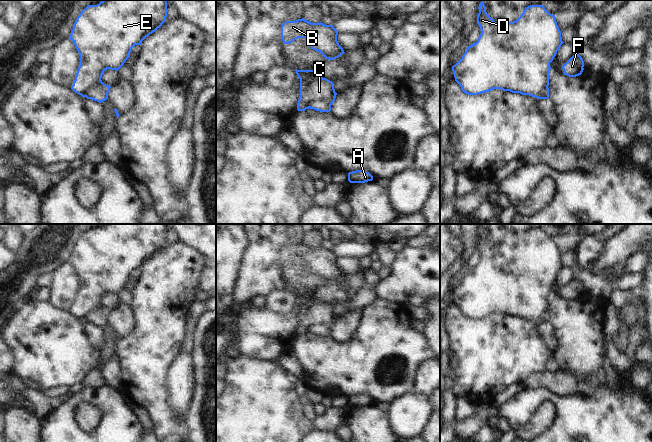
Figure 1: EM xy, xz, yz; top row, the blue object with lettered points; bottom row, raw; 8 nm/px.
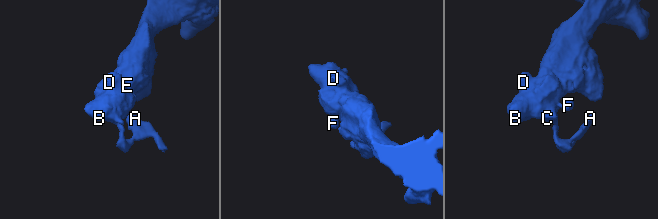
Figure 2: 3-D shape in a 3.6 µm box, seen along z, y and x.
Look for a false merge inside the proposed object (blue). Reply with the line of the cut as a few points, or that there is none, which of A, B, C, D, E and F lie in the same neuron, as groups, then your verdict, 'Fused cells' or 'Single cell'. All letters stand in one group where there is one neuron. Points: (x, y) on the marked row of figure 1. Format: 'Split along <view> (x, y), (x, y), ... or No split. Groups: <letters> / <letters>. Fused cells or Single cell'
Split along xy (107, 94), (97, 84), (85, 96). Groups: A F / B C D E. Fused cells.

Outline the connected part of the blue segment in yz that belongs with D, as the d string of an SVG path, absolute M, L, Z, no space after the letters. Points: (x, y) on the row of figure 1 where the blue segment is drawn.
M484 1L478 9L477 24L481 34L452 66L455 81L468 95L501 89L541 99L543 89L549 86L550 63L564 43L555 15L550 14L543 5L530 5L525 7L516 21L499 20L496 23L487 14Z

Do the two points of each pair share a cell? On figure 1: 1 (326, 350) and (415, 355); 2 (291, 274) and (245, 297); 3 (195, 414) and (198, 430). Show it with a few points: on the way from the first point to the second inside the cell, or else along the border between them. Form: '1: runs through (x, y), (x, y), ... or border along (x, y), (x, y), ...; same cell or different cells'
1: runs through (348, 367), (369, 367), (382, 354), (393, 351); same cell
2: border along (283, 268), (283, 276), (291, 286), (291, 291); different cells
3: runs through (198, 418), (198, 426); same cell

